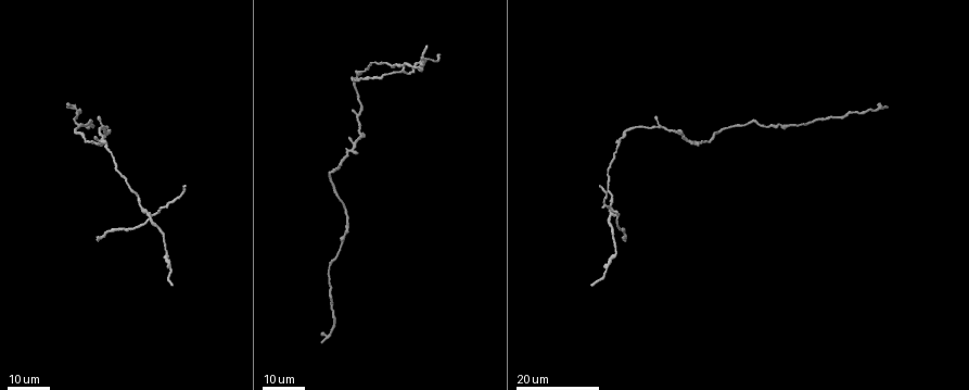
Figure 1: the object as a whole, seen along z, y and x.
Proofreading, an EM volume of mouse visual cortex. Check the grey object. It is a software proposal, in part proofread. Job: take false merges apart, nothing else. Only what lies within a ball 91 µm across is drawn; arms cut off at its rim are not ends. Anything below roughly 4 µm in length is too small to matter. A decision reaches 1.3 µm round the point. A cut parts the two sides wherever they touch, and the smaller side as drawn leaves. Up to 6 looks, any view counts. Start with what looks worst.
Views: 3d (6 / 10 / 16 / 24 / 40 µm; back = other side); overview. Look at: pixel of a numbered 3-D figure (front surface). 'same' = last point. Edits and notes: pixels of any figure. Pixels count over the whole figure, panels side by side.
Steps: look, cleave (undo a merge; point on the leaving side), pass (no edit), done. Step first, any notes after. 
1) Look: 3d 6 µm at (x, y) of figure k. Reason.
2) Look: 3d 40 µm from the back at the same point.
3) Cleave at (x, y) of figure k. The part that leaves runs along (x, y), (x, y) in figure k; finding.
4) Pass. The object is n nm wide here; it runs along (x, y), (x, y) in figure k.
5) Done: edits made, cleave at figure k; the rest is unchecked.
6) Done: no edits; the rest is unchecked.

Look: 3d 16 µm at (694, 144) of figure 1. Three-way junction.

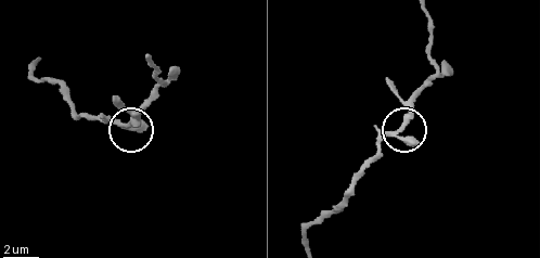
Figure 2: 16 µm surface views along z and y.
Look: 3d 10 µm at (128, 124) of figure 2.

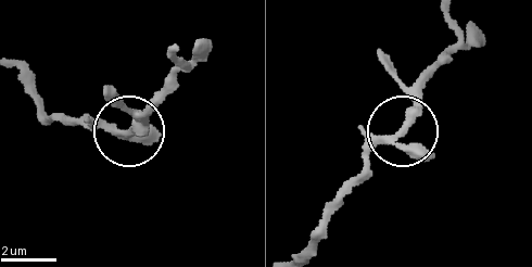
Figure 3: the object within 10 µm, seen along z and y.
Pass. The object is 300 nm wide here; it runs along (454, 21), (454, 47), (409, 124), (377, 144), (338, 191) in figure 3; all the same neuron.

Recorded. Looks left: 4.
Look: 3d 16 µm at (330, 301) of figure 1. Thick turns thin.

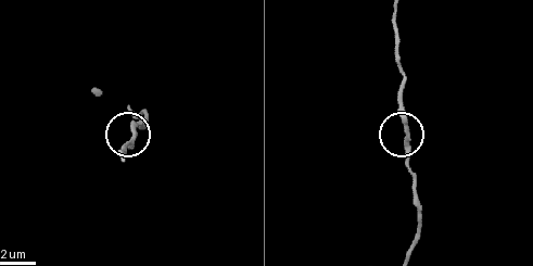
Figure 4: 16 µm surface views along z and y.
Look: 3d 10 µm at (409, 138) of figure 4.

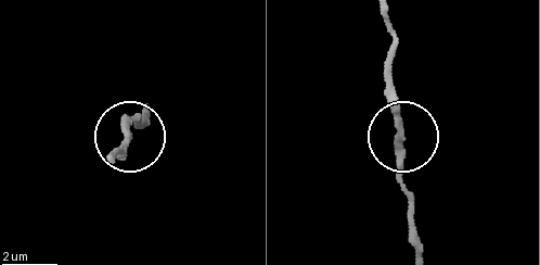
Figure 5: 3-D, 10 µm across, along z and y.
Pass. All the same neuron.

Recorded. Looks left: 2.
Look: 3d 24 µm at (168, 266) of figure 1.

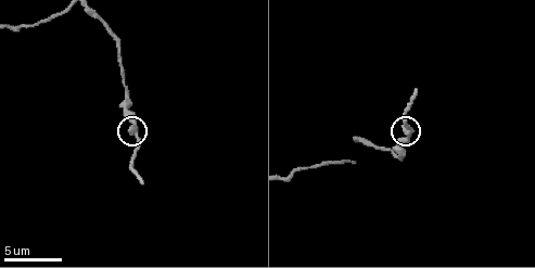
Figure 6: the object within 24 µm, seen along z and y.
Look: 3d 10 µm at (135, 128) of figure 6.

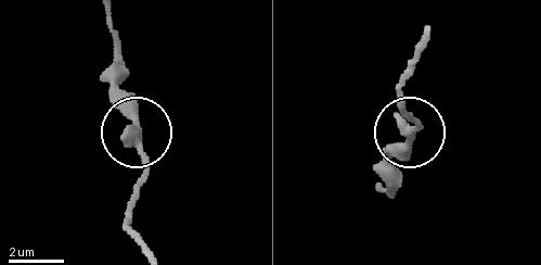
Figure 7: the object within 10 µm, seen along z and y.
Pass. It runs along (108, 19), (115, 81), (143, 165), (137, 205) in figure 7; continuous, no second neuron.

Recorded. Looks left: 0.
Done: no edits; the rest is unchecked.

